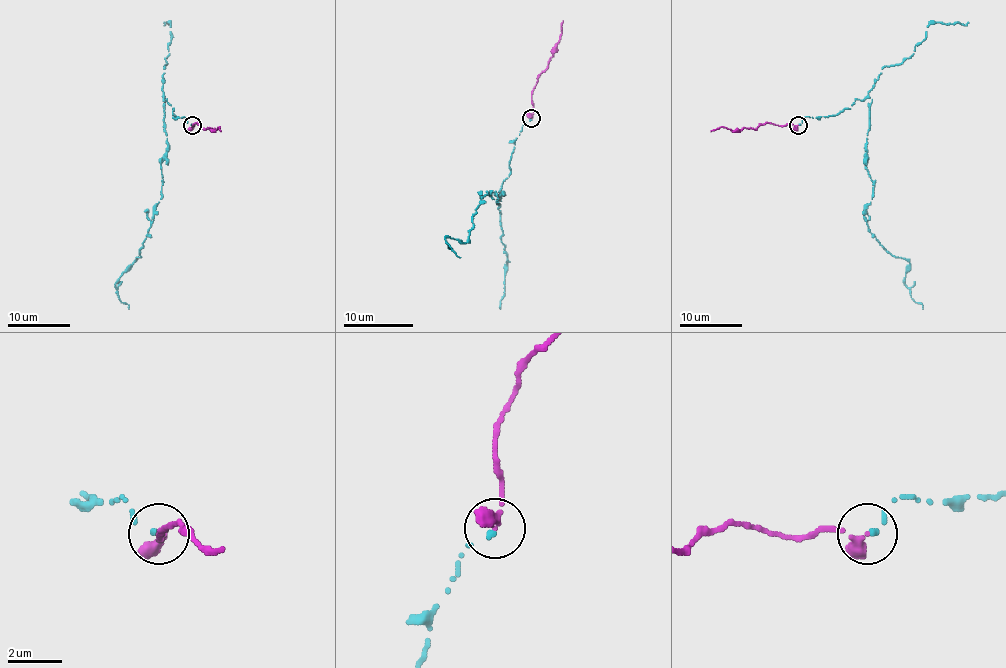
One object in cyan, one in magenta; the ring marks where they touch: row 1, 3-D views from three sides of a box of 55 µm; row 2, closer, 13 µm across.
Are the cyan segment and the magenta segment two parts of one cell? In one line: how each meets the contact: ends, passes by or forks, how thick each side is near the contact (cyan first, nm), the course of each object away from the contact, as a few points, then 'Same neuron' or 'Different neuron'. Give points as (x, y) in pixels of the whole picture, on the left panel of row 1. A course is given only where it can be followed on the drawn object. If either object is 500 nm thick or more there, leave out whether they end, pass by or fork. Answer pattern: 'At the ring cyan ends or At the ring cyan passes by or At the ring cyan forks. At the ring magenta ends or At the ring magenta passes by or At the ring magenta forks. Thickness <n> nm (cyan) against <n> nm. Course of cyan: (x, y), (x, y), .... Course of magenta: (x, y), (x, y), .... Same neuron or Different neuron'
At the ring cyan ends. At the ring magenta passes by. Thickness 160 nm (cyan) against 240 nm. Course of cyan: (192, 124), (173, 115), (164, 100), (167, 152), (161, 196), (141, 255), (116, 283), (117, 297), (128, 308). Course of magenta: (192, 124), (214, 131), (218, 126), (220, 131). Same neuron

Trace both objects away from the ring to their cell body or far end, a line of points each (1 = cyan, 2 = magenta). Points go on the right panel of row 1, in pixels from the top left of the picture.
1: (798, 124), (871, 100), (865, 168), (873, 196), (864, 219), (887, 251), (909, 263), (904, 283), (923, 308)
2: (798, 124), (759, 124), (753, 129), (731, 131), (722, 126), (711, 131)

